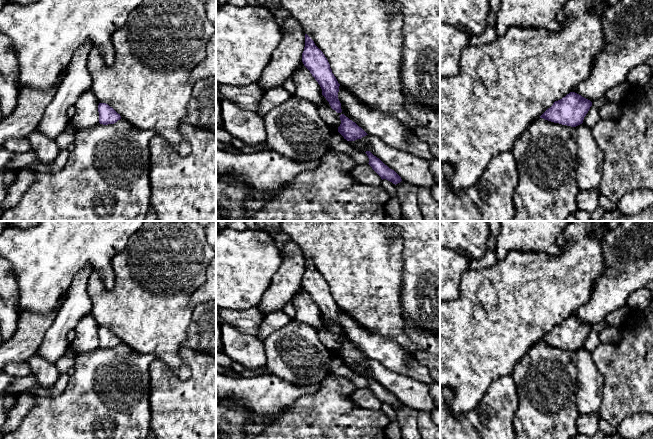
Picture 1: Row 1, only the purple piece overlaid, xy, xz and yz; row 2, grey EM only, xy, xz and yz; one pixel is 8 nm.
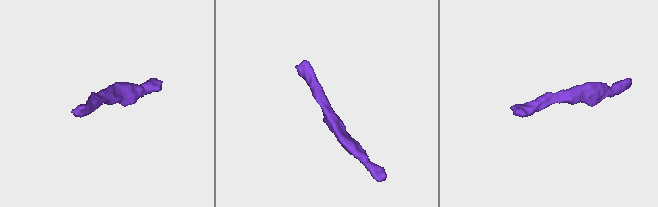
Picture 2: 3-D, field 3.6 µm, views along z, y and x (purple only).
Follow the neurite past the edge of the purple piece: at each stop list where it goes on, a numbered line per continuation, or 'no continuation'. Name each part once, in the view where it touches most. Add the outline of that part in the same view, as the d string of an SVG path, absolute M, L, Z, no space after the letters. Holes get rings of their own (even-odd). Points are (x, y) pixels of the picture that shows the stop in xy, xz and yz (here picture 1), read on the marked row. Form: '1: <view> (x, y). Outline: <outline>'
no continuation

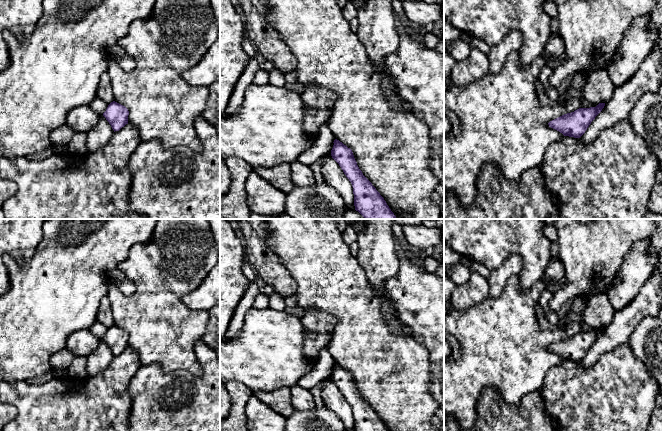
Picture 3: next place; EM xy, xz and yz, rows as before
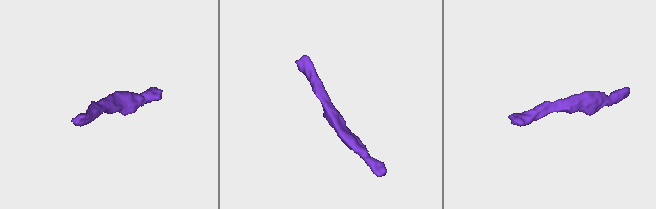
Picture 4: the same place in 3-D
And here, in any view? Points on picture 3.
no continuation

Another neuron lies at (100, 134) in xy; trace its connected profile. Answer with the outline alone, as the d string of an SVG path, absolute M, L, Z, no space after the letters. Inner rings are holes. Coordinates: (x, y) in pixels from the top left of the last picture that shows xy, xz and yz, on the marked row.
M100 115L95 126L87 132L87 154L101 149L111 138L114 130L103 115Z

